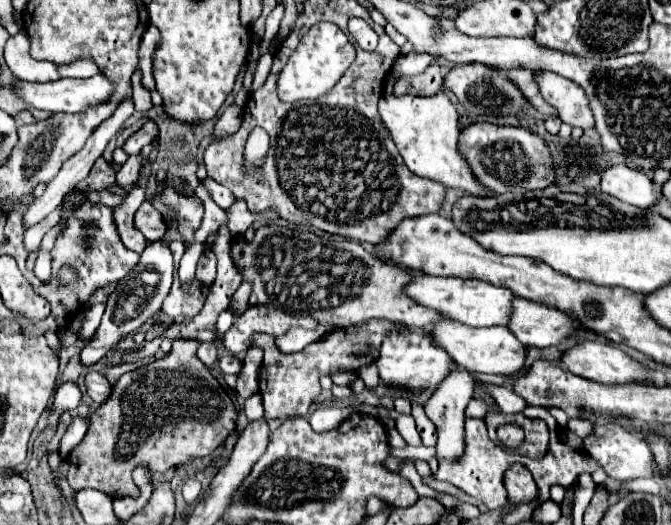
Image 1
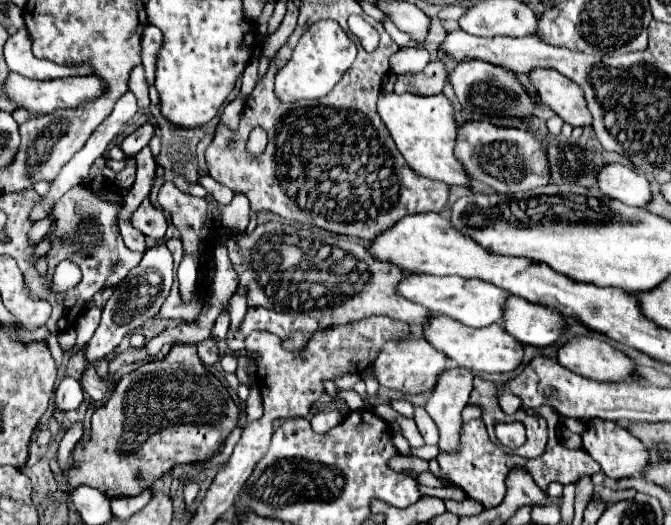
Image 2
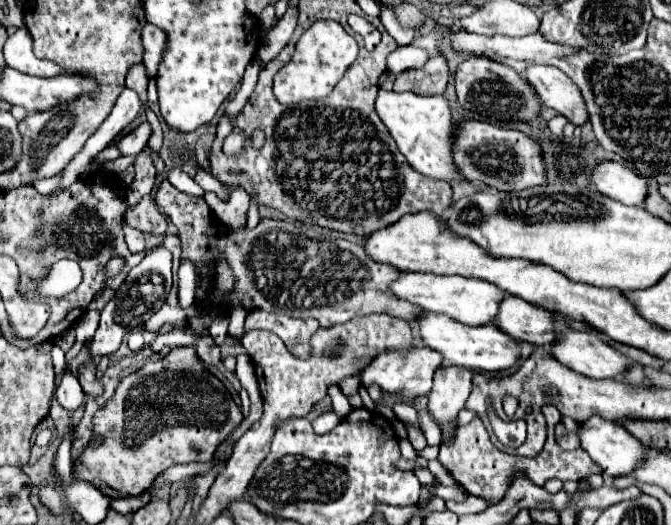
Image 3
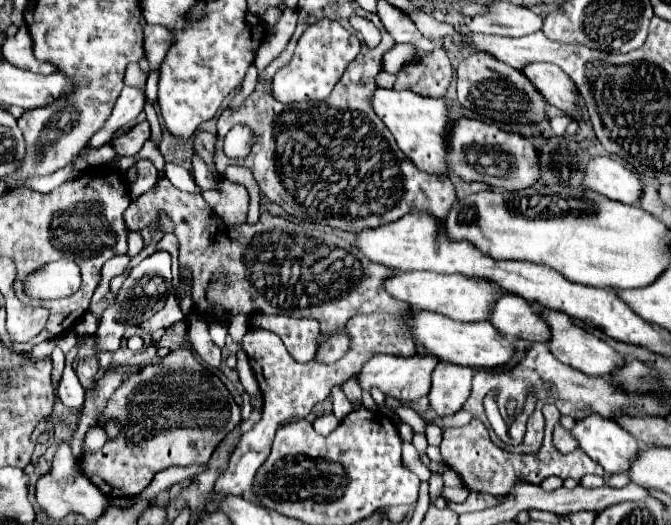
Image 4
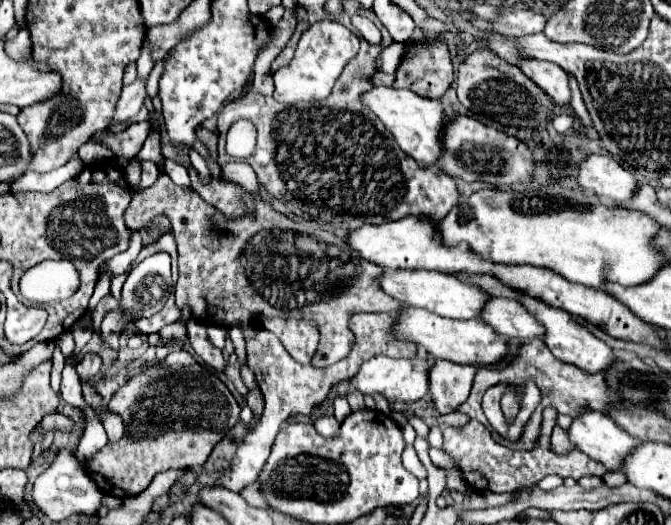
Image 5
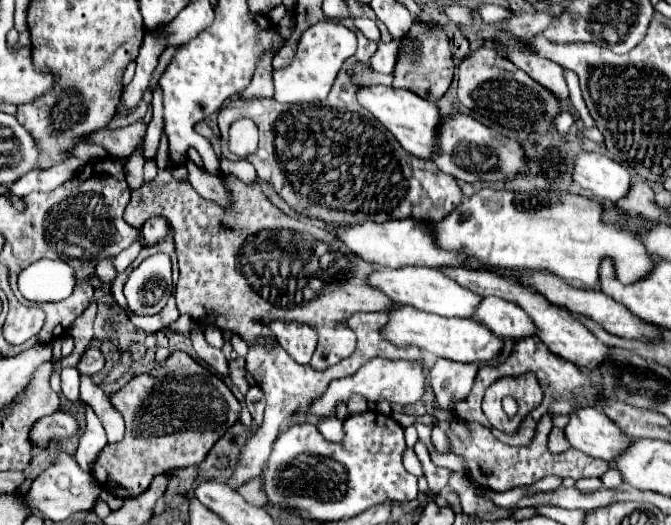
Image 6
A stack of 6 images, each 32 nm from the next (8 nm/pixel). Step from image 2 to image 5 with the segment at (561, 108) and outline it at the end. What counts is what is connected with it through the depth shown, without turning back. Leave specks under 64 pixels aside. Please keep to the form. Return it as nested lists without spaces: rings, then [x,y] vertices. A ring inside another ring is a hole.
[[[520,58],[518,60],[520,70],[532,78],[552,100],[556,100],[558,106],[564,106],[570,102],[570,88],[568,88],[568,76],[558,64],[550,64],[546,60],[528,60]]]

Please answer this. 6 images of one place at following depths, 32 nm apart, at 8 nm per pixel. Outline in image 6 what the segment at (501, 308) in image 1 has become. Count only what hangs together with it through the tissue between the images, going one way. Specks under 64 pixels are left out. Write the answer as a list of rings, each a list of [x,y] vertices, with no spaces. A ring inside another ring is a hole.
[[[406,266],[406,268],[376,268],[368,276],[368,286],[378,288],[384,292],[392,302],[396,304],[408,304],[424,312],[436,312],[440,316],[458,316],[458,318],[470,318],[474,314],[476,304],[480,302],[480,296],[468,292],[454,280],[446,278],[434,268],[420,268],[420,266]]]

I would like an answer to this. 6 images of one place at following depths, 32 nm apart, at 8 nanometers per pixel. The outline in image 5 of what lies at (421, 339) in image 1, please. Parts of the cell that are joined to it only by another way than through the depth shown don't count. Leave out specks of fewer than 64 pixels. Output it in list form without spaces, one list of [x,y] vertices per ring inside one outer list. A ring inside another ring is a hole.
[[[374,356],[372,360],[368,360],[360,368],[360,372],[354,378],[348,378],[348,380],[342,380],[342,382],[334,384],[330,388],[330,392],[326,394],[326,398],[318,404],[318,410],[326,412],[328,406],[334,404],[334,400],[338,396],[346,398],[354,390],[358,390],[366,396],[382,394],[388,402],[402,402],[402,404],[416,402],[428,392],[428,370],[430,370],[430,364],[426,360],[418,360],[418,358],[416,360],[394,360],[394,358],[388,358],[388,356]]]

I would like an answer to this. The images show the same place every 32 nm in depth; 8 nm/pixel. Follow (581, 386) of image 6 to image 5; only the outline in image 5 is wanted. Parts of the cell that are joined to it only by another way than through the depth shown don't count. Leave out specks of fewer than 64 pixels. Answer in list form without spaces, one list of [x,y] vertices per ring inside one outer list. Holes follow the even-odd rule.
[[[530,340],[526,344],[520,346],[518,350],[518,356],[514,360],[510,360],[506,366],[502,368],[492,368],[492,366],[480,366],[478,372],[476,372],[476,378],[474,378],[474,386],[472,386],[472,392],[468,396],[466,402],[462,402],[458,406],[458,412],[462,414],[468,414],[470,420],[478,420],[482,422],[494,436],[496,442],[500,444],[506,444],[508,448],[514,448],[514,450],[530,450],[534,446],[534,442],[538,440],[540,436],[540,422],[542,422],[542,412],[544,408],[552,406],[556,408],[558,414],[568,414],[568,416],[578,416],[580,412],[584,410],[600,410],[600,412],[606,412],[608,410],[608,404],[612,404],[610,400],[610,392],[608,388],[604,388],[604,376],[600,372],[596,374],[588,374],[588,372],[582,372],[580,368],[572,366],[572,364],[566,364],[562,360],[556,360],[552,356],[552,352],[548,352],[548,346],[544,342],[538,342],[538,340]],[[526,380],[534,380],[538,384],[538,388],[542,390],[542,402],[538,404],[538,408],[532,412],[530,420],[526,422],[524,430],[522,430],[522,436],[514,442],[502,438],[486,420],[484,412],[482,412],[482,396],[484,392],[494,386],[494,384],[500,384],[500,382],[506,382],[506,384],[522,384]]]

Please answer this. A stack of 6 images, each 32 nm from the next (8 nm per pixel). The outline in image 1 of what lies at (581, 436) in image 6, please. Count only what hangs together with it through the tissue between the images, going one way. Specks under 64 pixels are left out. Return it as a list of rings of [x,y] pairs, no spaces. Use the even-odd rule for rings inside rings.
[[[596,424],[594,432],[590,436],[584,438],[584,452],[588,452],[588,456],[592,456],[602,468],[604,472],[614,478],[614,480],[634,480],[634,478],[648,478],[652,474],[652,452],[650,446],[638,438],[636,434],[632,434],[628,428],[620,428],[620,424]]]

